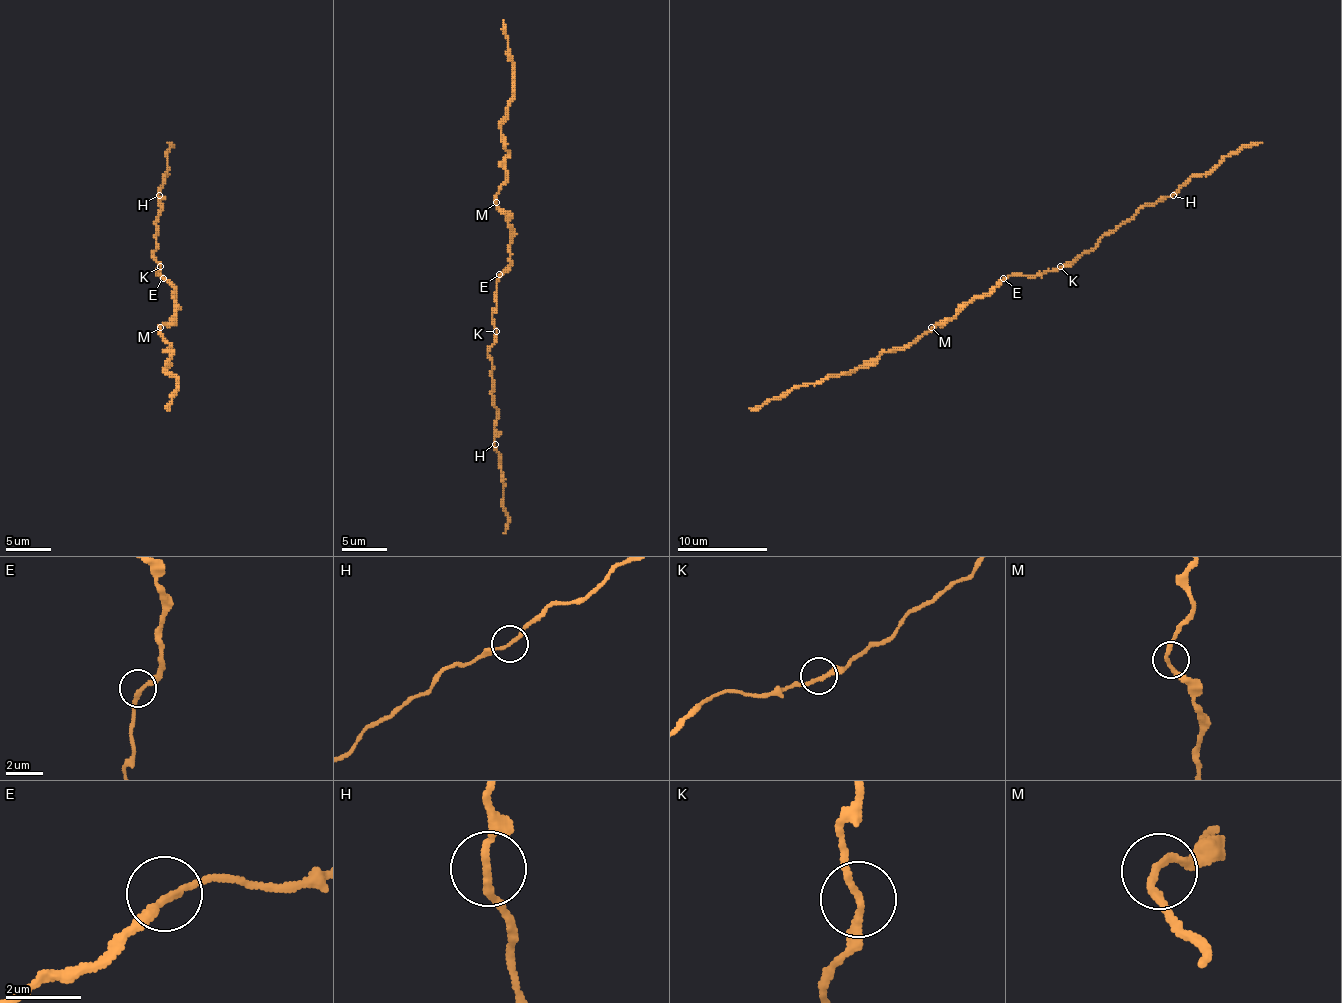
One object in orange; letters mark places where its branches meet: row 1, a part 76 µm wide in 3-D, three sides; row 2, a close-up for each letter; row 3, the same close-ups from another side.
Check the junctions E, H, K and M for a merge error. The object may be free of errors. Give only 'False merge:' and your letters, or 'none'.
False merge: none

